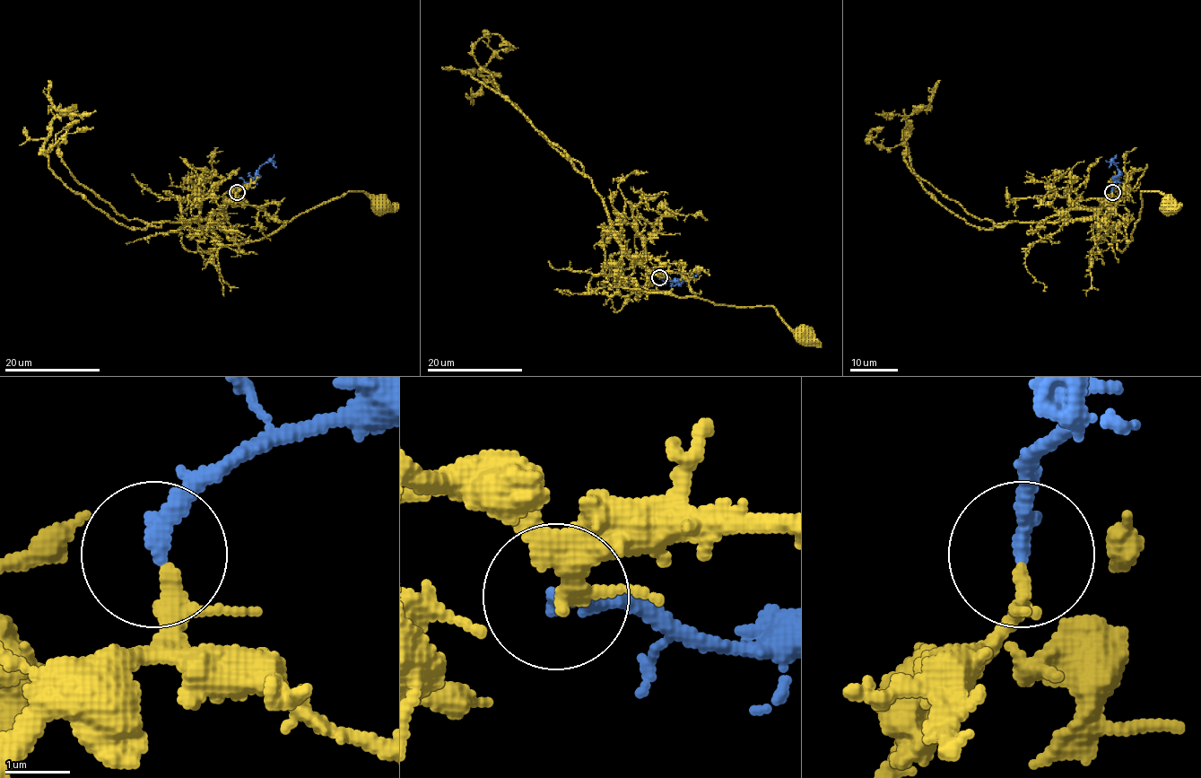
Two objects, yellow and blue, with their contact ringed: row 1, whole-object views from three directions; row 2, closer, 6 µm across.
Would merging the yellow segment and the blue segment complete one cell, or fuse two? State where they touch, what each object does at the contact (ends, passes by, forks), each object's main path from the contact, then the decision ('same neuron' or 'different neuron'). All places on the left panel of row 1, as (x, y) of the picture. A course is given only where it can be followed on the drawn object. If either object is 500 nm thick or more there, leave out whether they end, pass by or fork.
(237, 192) | yellow passes by | blue ends | yellow via (237, 193), (218, 212), (198, 217), (200, 225), (220, 224), (254, 240), (348, 192), (373, 194), (383, 204) | blue via (237, 192), (265, 162), (274, 161), (272, 161) | same neuron

